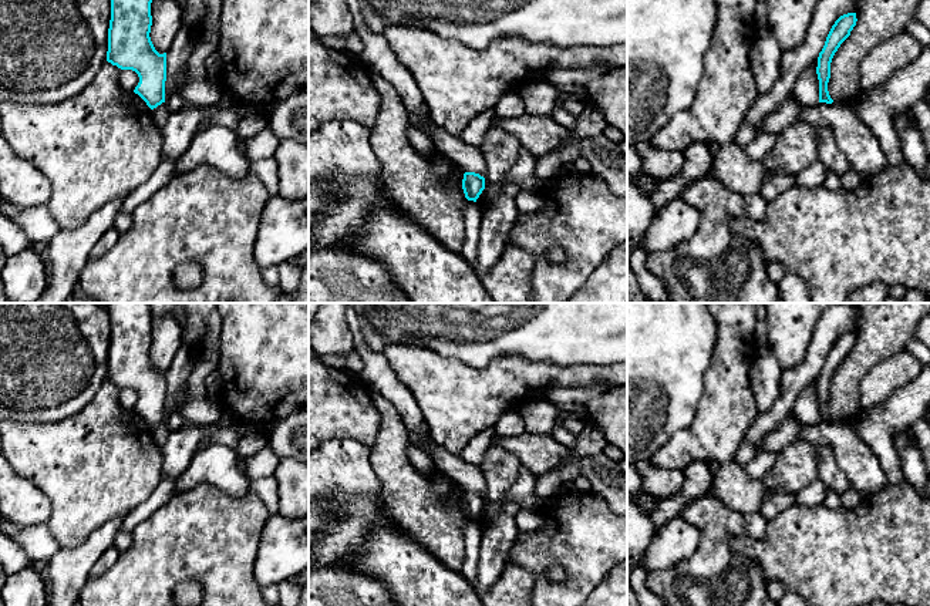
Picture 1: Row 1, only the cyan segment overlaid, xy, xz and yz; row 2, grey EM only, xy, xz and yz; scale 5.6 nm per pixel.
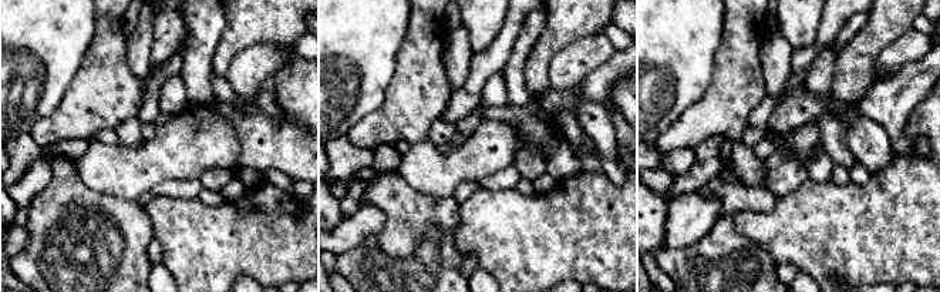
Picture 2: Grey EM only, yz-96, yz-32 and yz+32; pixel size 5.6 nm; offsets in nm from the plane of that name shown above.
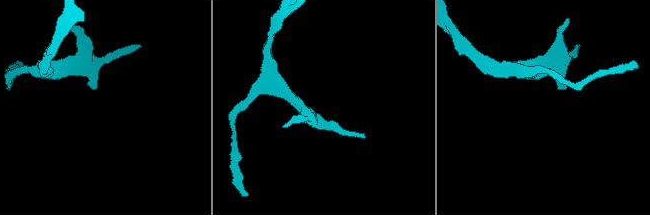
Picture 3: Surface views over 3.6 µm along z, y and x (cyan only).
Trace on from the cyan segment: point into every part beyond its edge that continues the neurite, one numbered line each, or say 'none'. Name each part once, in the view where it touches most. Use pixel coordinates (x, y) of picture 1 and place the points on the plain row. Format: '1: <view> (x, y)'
none

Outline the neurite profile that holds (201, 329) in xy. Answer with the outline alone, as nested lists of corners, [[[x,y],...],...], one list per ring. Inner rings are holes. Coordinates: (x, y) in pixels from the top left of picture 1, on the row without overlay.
[[[149,303],[152,319],[175,317],[182,310],[185,320],[179,323],[182,341],[199,354],[202,350],[219,347],[222,319],[216,303]]]

